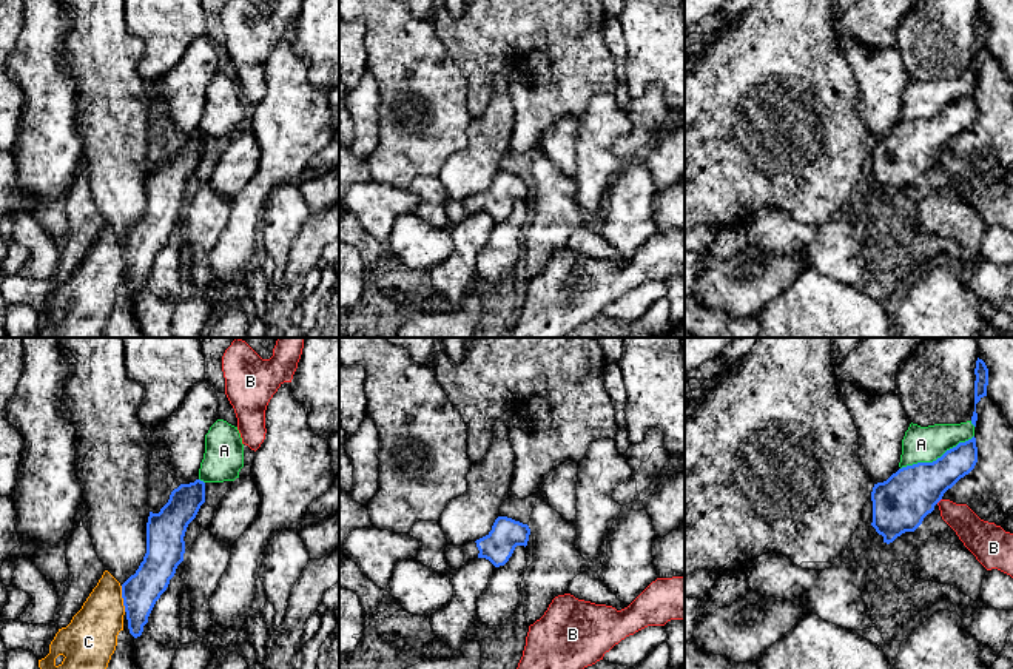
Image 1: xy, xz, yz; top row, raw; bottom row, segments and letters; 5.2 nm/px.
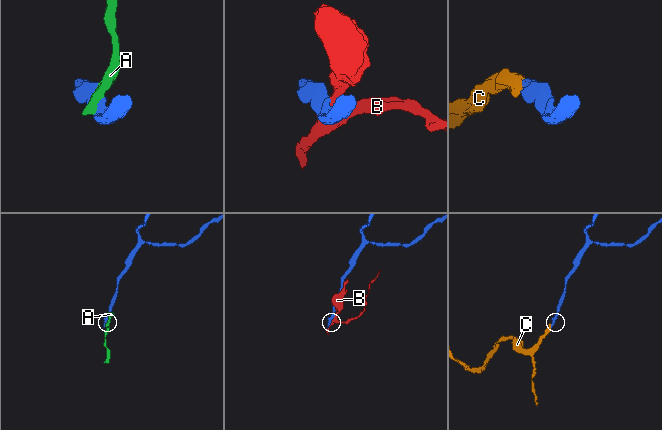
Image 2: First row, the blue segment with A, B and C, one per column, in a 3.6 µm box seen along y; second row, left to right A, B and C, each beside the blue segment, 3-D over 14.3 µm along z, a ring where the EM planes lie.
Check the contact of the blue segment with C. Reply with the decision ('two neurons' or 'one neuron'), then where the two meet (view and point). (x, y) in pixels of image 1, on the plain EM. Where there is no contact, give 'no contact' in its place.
one neuron; meets blue in xy at (124, 253)

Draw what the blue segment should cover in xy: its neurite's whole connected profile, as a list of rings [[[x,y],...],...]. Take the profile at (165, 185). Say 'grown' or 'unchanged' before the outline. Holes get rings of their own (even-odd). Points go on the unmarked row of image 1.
grown | [[[196,134],[174,143],[159,168],[150,166],[146,208],[139,224],[123,239],[108,225],[103,227],[82,264],[66,282],[56,288],[49,299],[49,308],[39,314],[39,338],[103,338],[103,328],[117,301],[117,290],[123,285],[123,274],[128,274],[128,284],[134,293],[142,290],[156,256],[167,245],[177,220],[183,216],[187,182],[204,157],[205,137]]]

